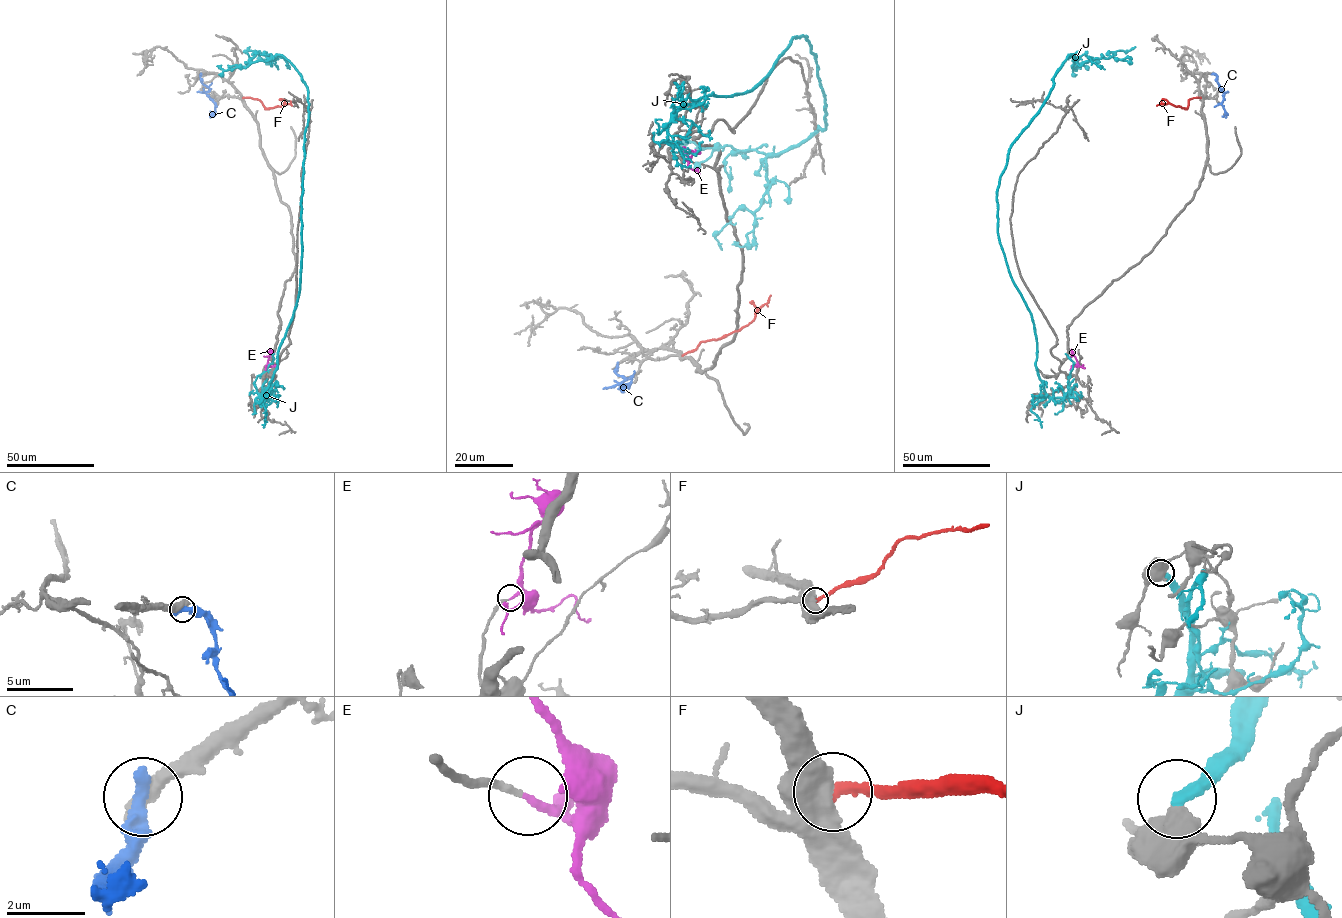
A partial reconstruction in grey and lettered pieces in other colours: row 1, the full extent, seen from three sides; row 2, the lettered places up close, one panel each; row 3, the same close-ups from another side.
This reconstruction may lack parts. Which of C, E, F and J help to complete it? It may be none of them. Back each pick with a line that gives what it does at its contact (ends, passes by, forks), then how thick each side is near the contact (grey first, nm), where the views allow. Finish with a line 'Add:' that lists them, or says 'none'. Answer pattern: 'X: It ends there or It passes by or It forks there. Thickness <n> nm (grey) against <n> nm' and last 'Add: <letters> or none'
E: It ends there. Thickness 180 nm (grey) against 200 nm
Add: E

